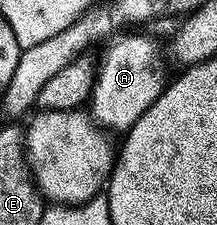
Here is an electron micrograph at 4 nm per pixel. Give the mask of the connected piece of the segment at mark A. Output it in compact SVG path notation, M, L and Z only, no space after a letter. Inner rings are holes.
M140 31L129 33L132 33L129 37L117 36L107 42L108 50L98 57L96 82L92 84L90 96L92 120L101 129L116 135L128 132L128 128L154 103L154 99L158 99L166 84L166 76L160 70L160 49L155 39L143 37Z

